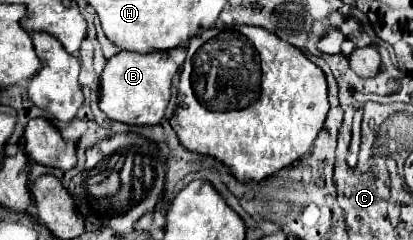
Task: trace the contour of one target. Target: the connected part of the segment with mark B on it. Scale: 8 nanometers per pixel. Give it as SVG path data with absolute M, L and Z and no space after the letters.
M121 51L107 61L101 73L99 109L109 119L125 125L157 125L163 119L163 111L171 99L171 79L177 71L177 63L163 51L149 55Z

